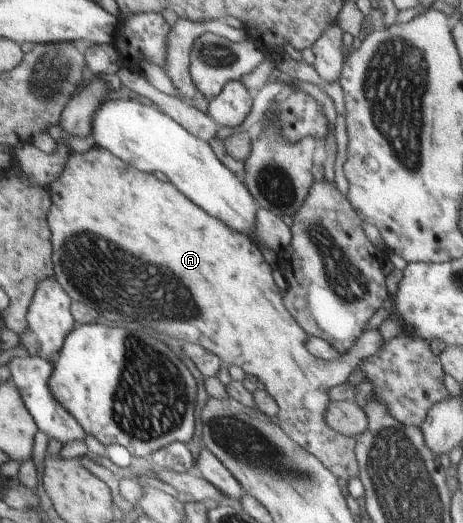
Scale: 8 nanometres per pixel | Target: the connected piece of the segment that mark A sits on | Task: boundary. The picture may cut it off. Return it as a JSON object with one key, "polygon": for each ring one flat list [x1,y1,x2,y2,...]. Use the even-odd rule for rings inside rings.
{"polygon":[[94,146,86,152,73,152,69,158,68,164,64,168,62,175,54,180,54,183,49,185,49,191,51,192,51,199,53,200,53,209,48,216,48,223,52,232,52,240,54,240,54,265,56,278,62,288,65,288,66,292,70,294,73,301,86,304,89,308,92,308,97,315,106,314,106,320,110,322,126,322,126,320,134,320,142,326,150,326,154,328,156,333,162,333,164,336,172,337,176,340,184,340,186,343,193,343,199,345,204,350,212,352,224,366,234,365,240,368,242,372,249,376,251,379,264,384,264,389,268,392,277,402,278,414,275,419,278,420,278,425,284,430,286,434,302,448,308,450,313,456,317,457,317,460,329,469,334,476,338,476,339,480,344,483,349,479,354,479,359,476,360,466,357,464,356,458,356,441,348,436,342,436,334,430,330,430,326,424,324,424,324,412,326,408,329,408,330,398,328,398,328,390,333,385,340,385,344,383,349,374,354,371,354,368,368,356,372,356,374,352,377,352,380,344,382,343,381,335,378,328,367,330,358,336,358,340,354,342,352,348,348,350,340,357,333,360,321,360,313,356,312,353,306,348,306,333,300,325,290,316,286,310,284,310,283,300,280,300,278,296,278,288,272,280,272,274,270,274,270,268,266,266,266,260,262,260,260,256,260,250,252,244,252,240,244,234,236,234,232,230,226,228,226,222,222,224,222,220,218,222,218,218,210,216,206,210,200,210,198,206,194,206,190,200,186,200,182,196,182,192,178,192,176,188,168,182,160,182,152,173,142,173,132,165,126,165,124,161,118,157,114,157,112,153,107,152,105,149,100,149],[86,234,86,238,78,240,76,236,82,236]]}

